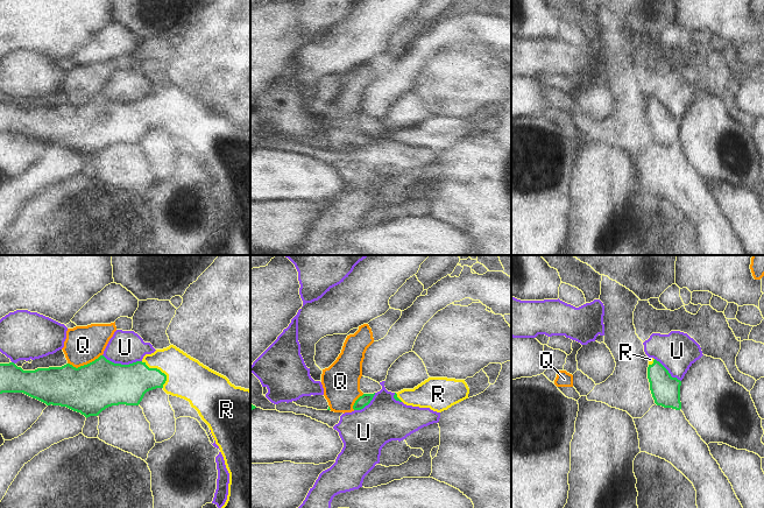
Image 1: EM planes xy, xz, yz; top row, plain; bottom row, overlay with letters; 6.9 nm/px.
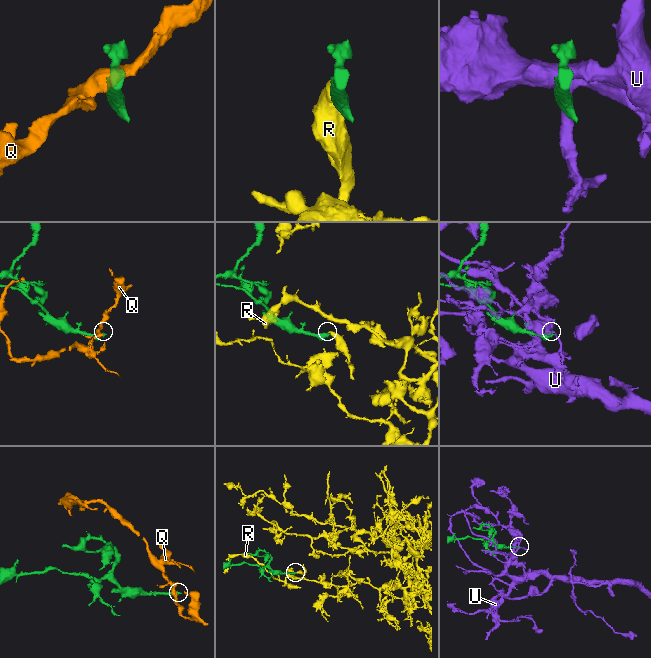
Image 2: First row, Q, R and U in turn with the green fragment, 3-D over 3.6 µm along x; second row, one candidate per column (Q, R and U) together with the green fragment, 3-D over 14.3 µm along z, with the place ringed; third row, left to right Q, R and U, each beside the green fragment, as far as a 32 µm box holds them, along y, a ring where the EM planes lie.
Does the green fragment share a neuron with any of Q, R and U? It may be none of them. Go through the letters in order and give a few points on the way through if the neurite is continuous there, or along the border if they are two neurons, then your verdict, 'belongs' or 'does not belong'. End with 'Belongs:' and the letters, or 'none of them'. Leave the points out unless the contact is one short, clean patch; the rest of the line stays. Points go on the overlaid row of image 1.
Q: border along xy (101, 354), (77, 367), (68, 364); does not belong
R: runs through xy (126, 385), (158, 369), (172, 369), (186, 378); belongs
U: does not belong
Belongs: R

